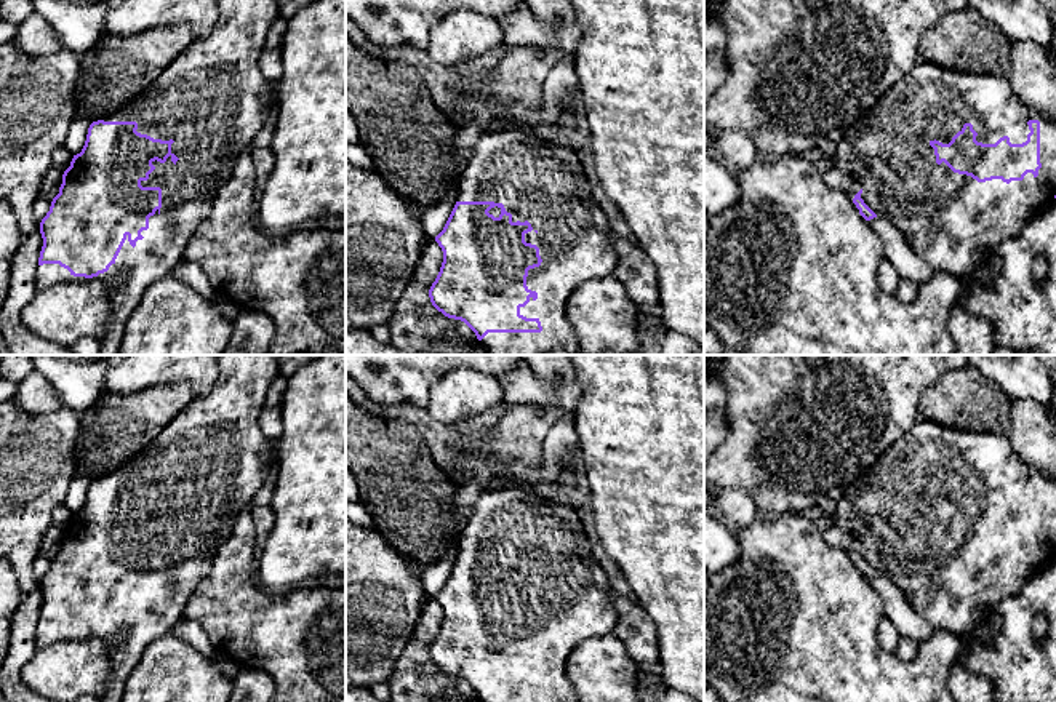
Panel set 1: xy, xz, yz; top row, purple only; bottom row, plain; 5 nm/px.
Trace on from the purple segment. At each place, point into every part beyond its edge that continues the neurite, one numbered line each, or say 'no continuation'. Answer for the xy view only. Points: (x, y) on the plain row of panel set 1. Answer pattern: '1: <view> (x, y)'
1: xy (213, 458)

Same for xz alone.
1: xz (540, 539)

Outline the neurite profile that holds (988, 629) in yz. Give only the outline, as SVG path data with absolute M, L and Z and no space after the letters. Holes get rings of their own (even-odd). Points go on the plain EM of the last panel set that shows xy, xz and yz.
M986 606L979 611L978 627L966 635L973 644L990 644L1000 635L1000 617L995 606Z

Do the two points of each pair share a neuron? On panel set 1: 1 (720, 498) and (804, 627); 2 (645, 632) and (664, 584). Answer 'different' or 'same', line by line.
1: different
2: different

